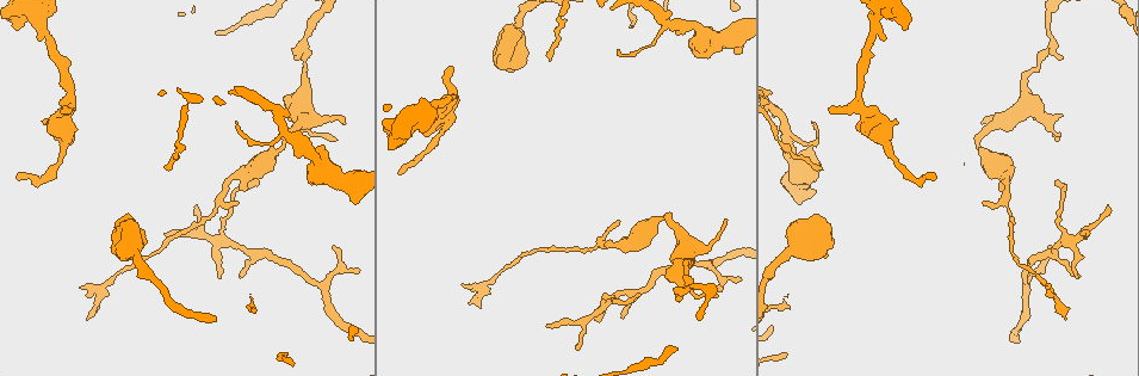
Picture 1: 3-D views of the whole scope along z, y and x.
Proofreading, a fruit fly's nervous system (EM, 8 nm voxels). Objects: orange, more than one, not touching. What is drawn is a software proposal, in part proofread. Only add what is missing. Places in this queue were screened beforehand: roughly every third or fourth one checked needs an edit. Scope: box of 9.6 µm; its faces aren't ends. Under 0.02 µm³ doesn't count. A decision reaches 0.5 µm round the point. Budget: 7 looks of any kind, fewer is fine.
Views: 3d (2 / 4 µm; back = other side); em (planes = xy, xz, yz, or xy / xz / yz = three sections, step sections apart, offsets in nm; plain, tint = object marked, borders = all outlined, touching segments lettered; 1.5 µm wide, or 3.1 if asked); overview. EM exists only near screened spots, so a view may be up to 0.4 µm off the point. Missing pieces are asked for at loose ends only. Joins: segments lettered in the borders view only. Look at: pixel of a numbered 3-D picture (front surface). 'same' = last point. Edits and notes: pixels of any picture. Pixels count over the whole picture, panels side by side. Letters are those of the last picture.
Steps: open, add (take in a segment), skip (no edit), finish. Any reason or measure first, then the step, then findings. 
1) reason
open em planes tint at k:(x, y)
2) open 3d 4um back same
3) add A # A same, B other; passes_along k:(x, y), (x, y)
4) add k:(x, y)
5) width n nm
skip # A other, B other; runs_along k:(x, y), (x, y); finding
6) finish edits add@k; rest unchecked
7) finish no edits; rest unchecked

an open end
open 3d 4um at 1:(705, 52)

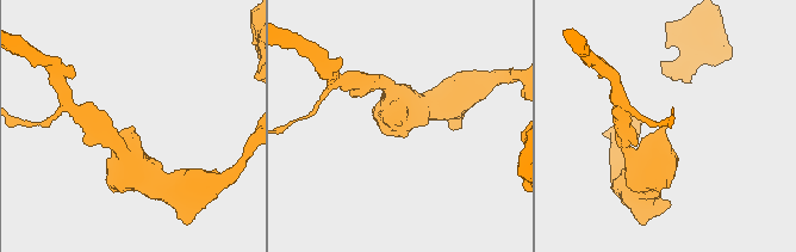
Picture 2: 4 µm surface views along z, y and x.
shape alone is not enough
open em xy step 4 tint at 2:(397, 126)

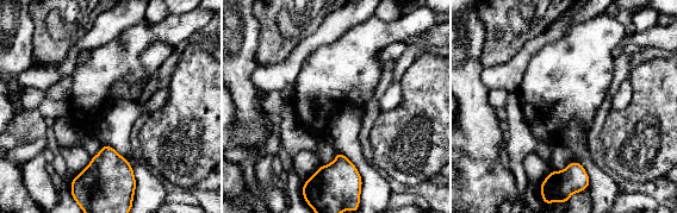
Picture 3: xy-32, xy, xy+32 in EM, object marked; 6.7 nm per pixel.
see the neighbours
open em xy step 4 borders same

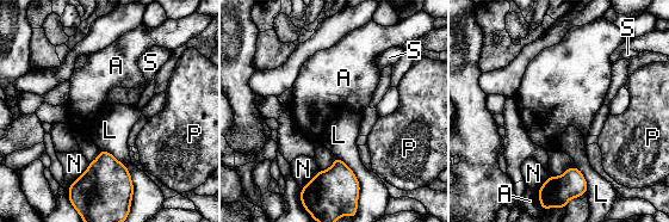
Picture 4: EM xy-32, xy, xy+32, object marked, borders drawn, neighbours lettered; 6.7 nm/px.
skip # A other, L other, N other, P other, S other; border 4:(100, 149), (124, 165), (134, 191); none of them fits

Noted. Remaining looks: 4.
branch stops here
open 3d 2um at 1:(933, 176)

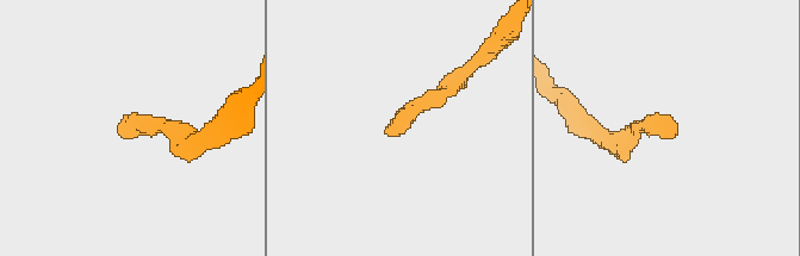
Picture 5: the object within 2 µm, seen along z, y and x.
open em planes tint at 5:(119, 123)

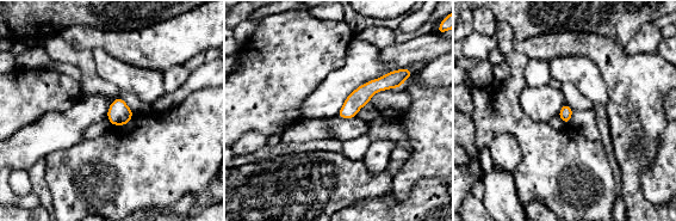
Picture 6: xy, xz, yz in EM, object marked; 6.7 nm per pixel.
what lies round it
open em planes borders same

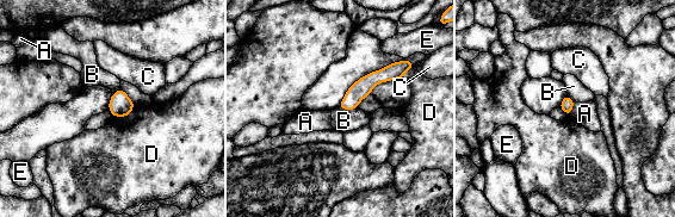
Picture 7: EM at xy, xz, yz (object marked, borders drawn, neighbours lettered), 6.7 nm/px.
width 90 nm
skip # A other, B other, C other, D other, E other; border 7:(339, 106), (346, 110), (357, 109); no lettered segment goes on from it

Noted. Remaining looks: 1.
branch stops here
open em xz step 4 borders at 1:(71, 111)

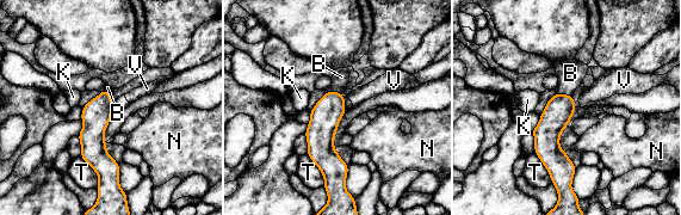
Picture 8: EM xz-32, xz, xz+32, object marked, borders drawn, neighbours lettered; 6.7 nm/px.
width 190 nm
add B # B same, K other, N other, T other, V other; passes_along 8:(559, 109), (564, 94), (570, 73); the neuron continues

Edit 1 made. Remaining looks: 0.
finish edits add@8; rest unchecked

